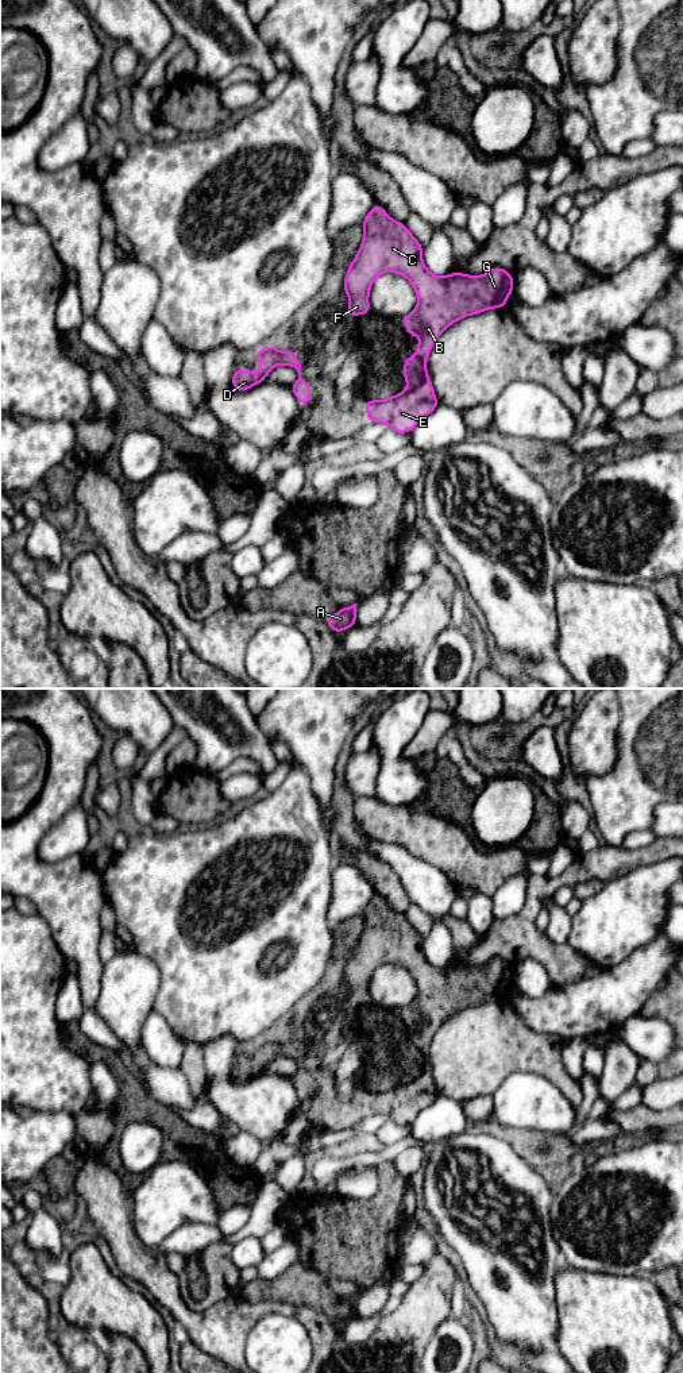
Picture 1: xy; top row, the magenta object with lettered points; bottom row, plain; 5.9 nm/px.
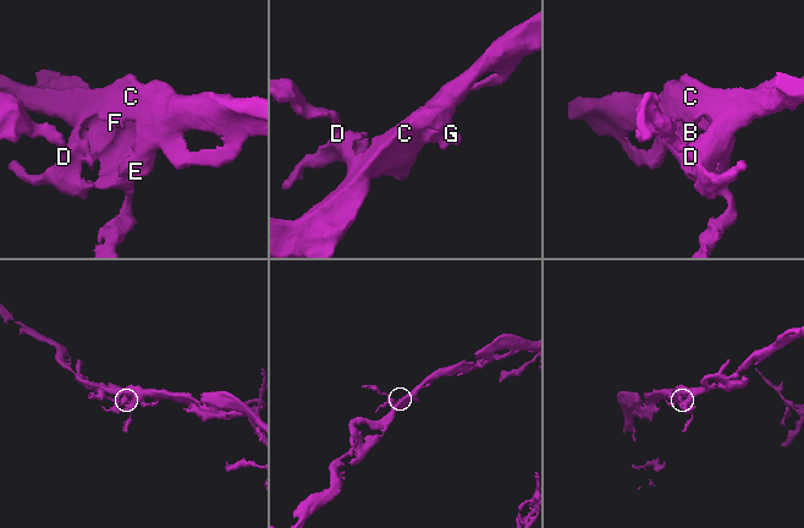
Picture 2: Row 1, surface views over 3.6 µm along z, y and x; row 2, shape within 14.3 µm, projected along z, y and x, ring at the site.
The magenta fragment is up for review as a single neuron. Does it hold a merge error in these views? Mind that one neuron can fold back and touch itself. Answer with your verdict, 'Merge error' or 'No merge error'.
No merge error

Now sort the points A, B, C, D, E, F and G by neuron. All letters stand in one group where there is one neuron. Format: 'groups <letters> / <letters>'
groups A B C D E F G

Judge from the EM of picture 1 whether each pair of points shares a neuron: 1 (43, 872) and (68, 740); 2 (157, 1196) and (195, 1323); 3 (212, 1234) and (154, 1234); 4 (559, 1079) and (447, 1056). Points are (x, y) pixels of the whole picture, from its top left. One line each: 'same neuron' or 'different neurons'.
1: same neuron
2: different neurons
3: different neurons
4: same neuron

